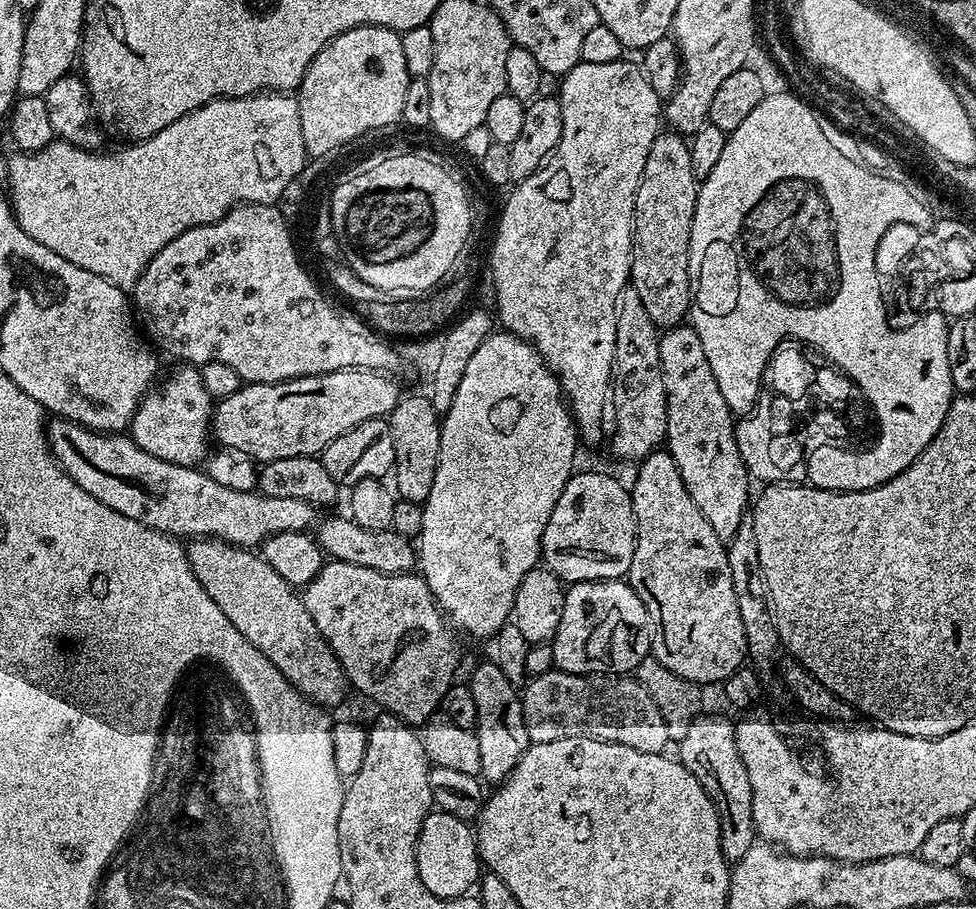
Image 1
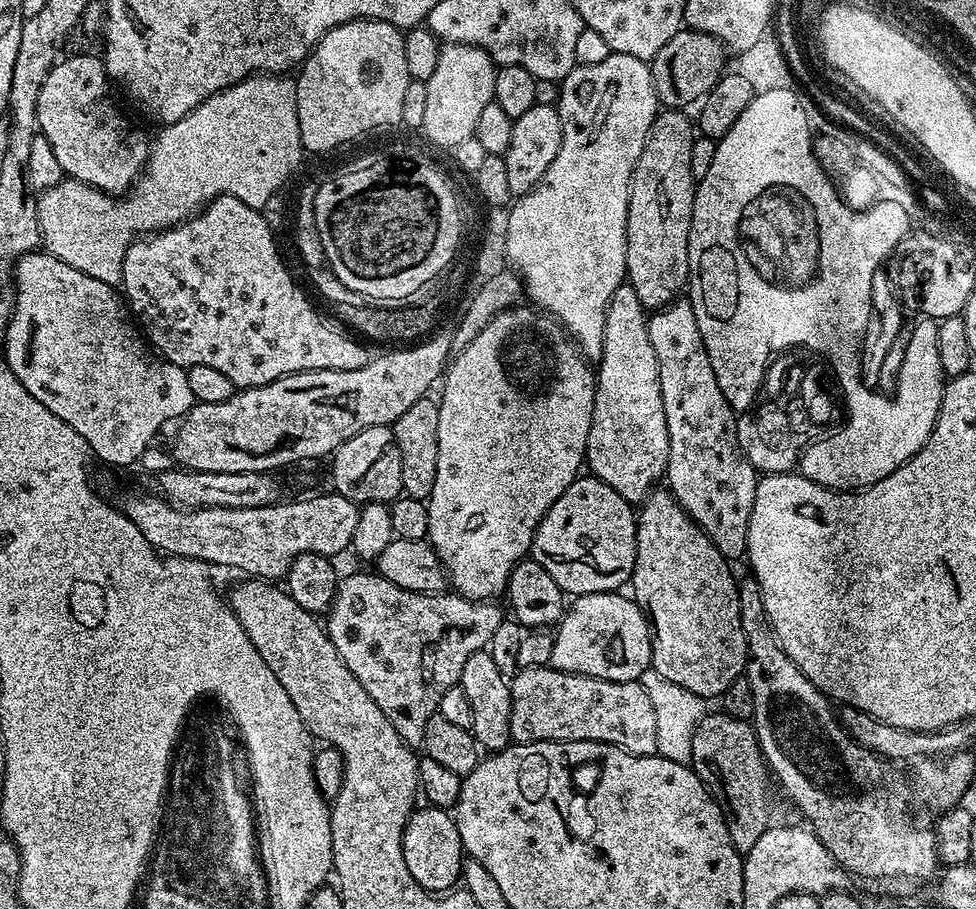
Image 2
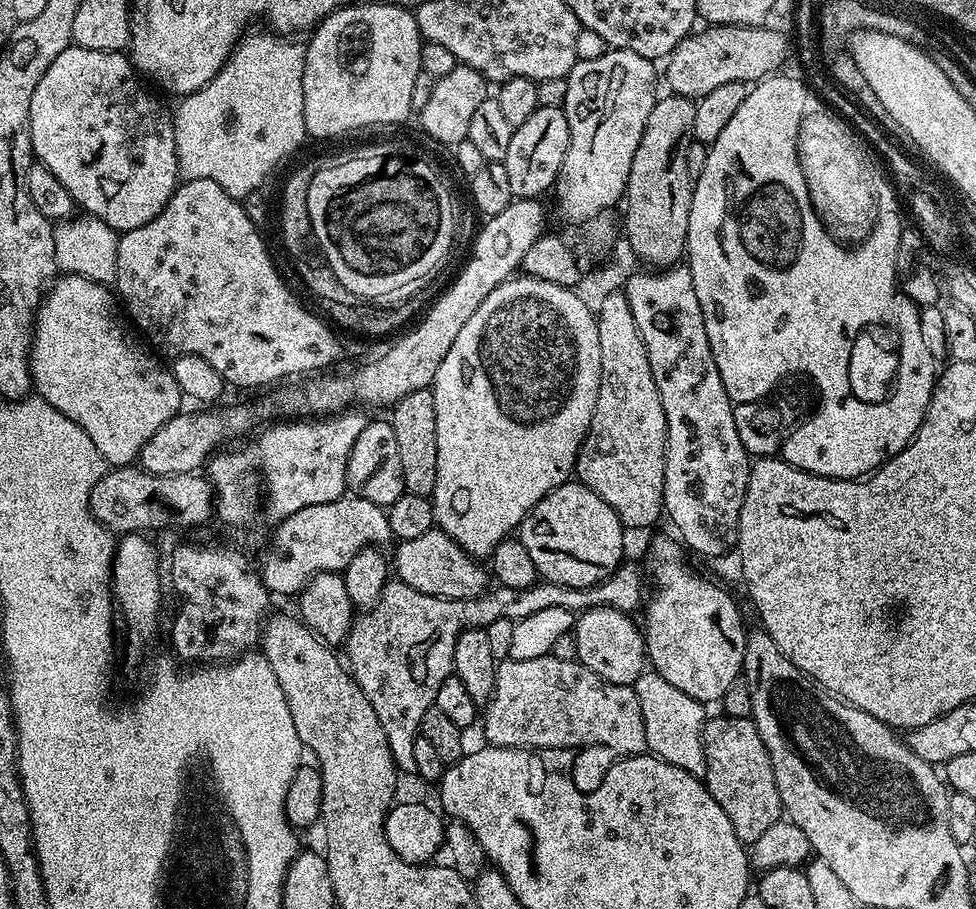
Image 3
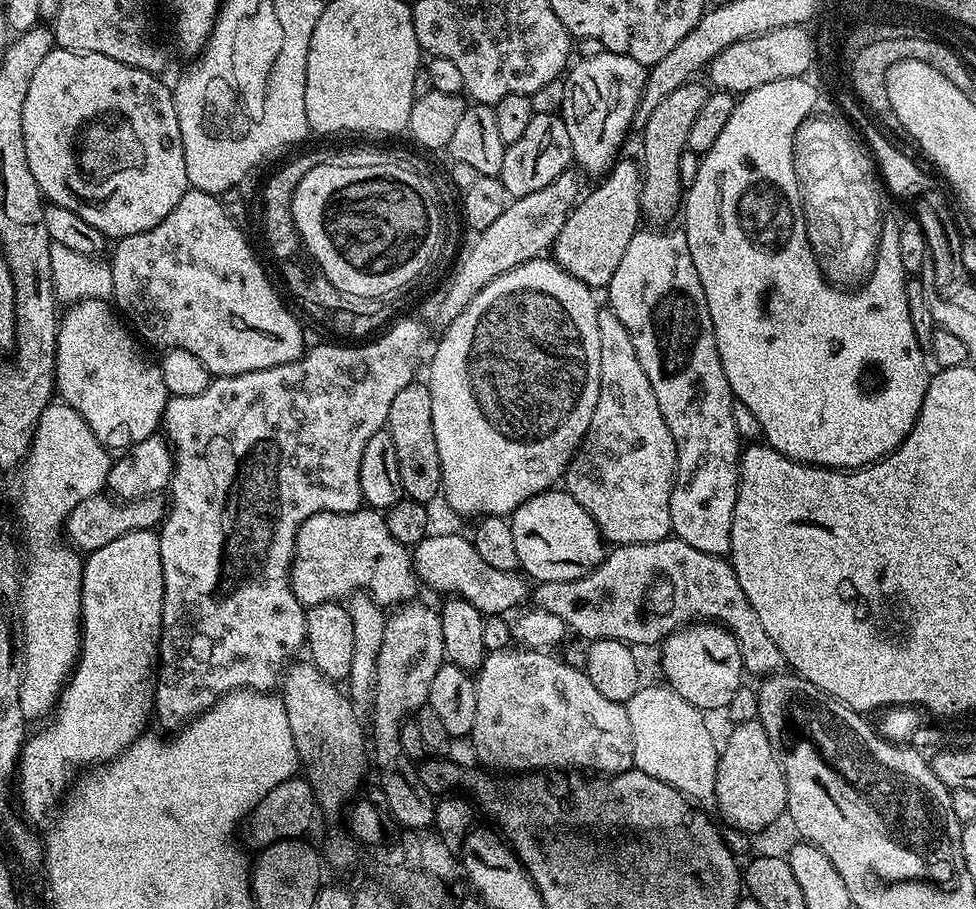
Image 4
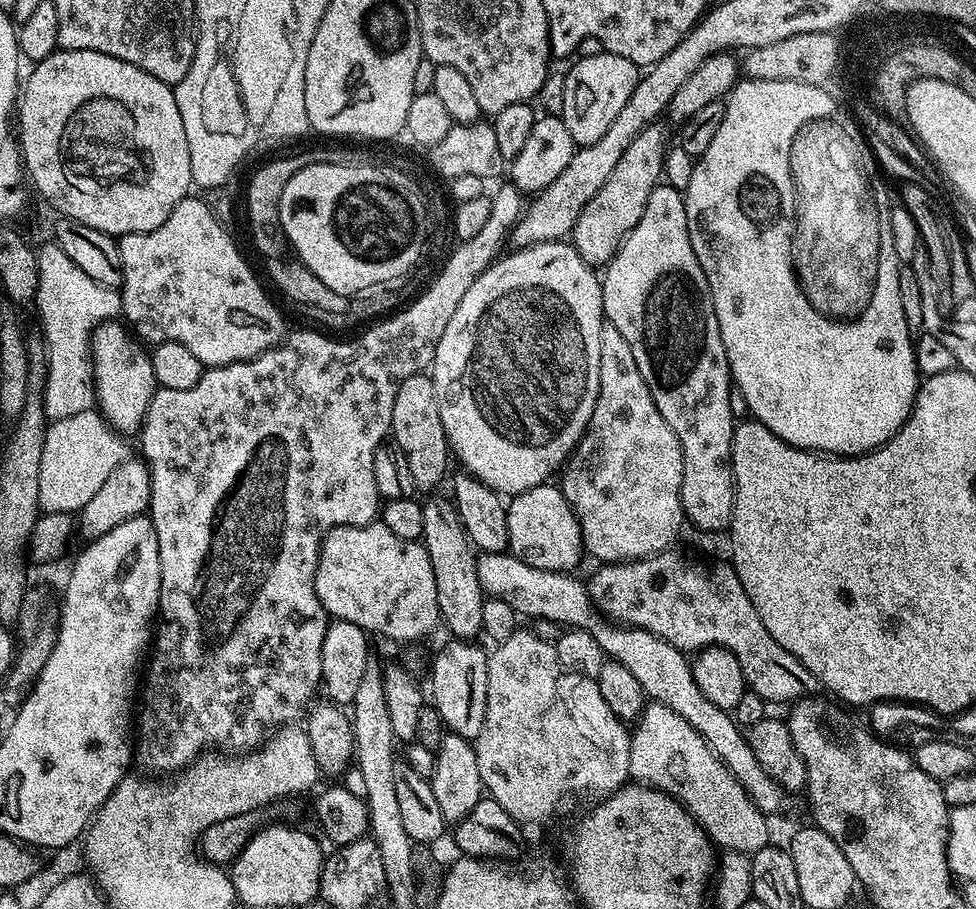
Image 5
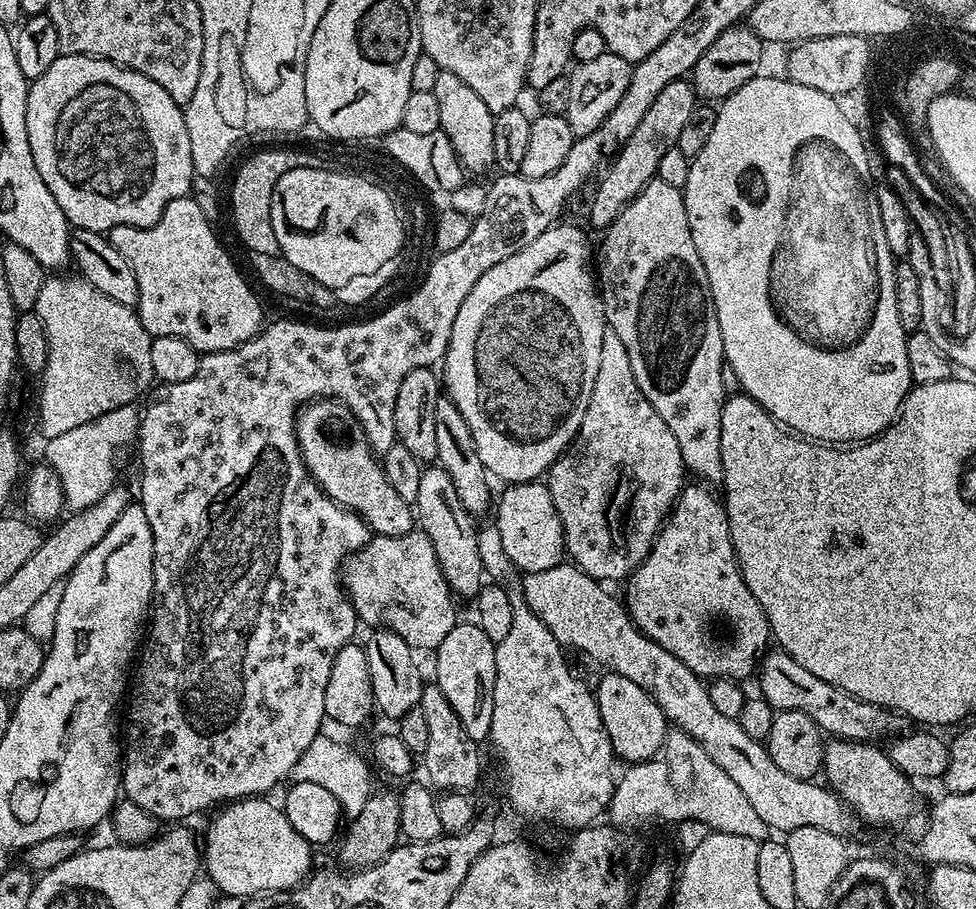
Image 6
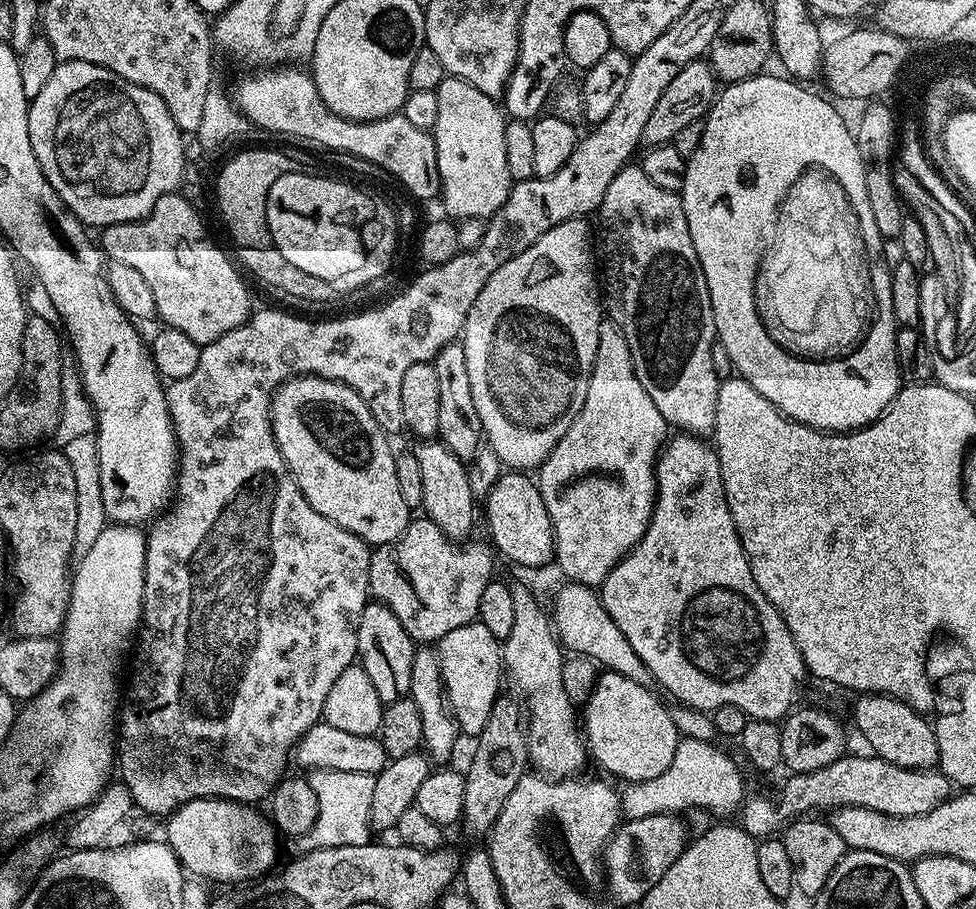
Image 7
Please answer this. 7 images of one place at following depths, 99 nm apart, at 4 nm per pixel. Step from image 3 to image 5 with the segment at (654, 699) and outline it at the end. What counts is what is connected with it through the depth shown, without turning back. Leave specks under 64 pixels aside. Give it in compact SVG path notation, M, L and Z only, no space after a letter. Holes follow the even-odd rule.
M645 703L631 731L629 777L673 796L693 818L717 849L753 854L770 844L769 817L759 812L743 786L710 750L710 746L670 706Z

